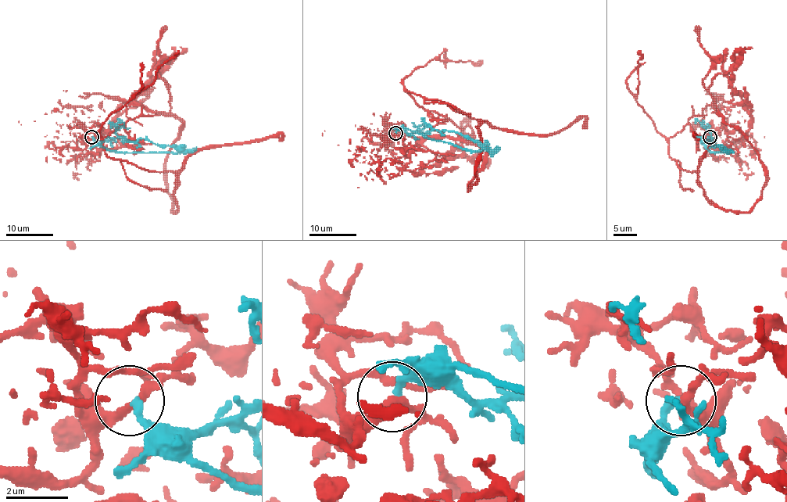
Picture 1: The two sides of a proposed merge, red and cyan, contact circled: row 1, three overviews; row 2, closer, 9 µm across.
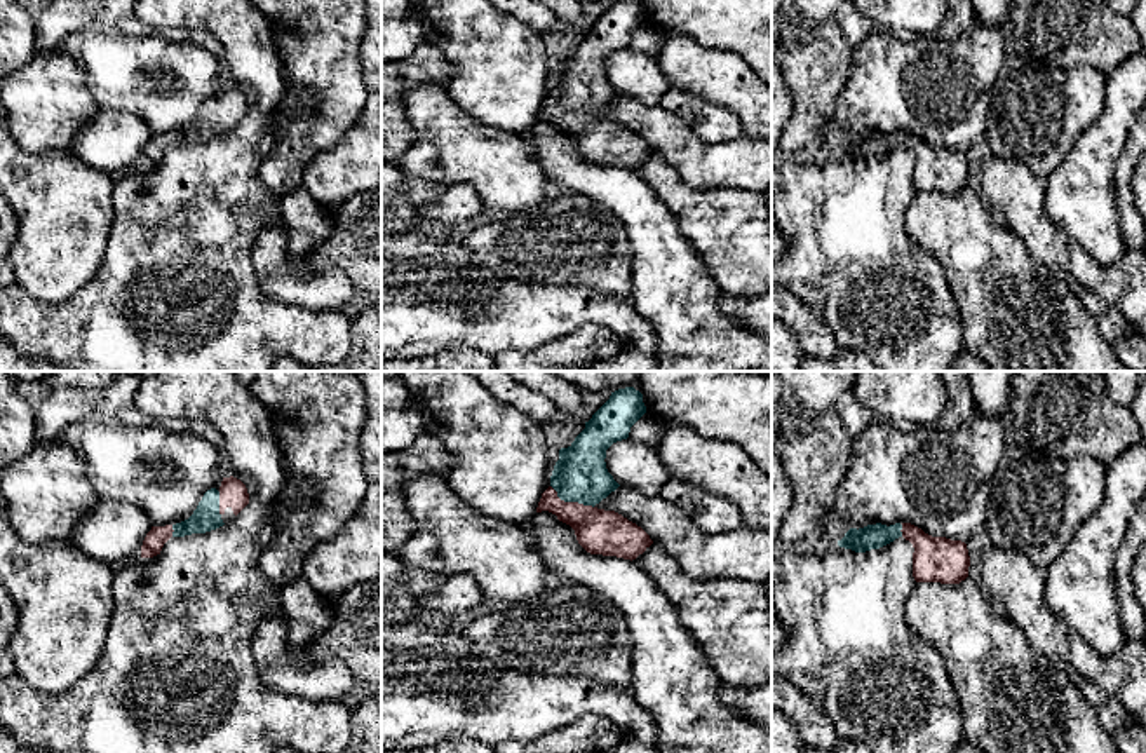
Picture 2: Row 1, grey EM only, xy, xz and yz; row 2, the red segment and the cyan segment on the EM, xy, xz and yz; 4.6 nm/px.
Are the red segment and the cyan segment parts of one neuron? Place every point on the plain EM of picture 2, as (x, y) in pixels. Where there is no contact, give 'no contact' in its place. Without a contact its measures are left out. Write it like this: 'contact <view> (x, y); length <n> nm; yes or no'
contact xz (570, 112); length 220 nm; yes

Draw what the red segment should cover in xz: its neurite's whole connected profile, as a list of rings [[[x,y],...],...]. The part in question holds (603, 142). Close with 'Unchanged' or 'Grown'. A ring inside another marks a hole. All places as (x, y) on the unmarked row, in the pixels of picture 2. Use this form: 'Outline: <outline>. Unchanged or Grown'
Outline: [[[615,0],[585,31],[585,38],[568,58],[542,103],[536,122],[549,120],[575,139],[578,153],[590,164],[636,169],[653,150],[615,120],[596,115],[620,94],[606,78],[606,59],[629,47],[630,37],[646,23],[639,0]]]. Grown

